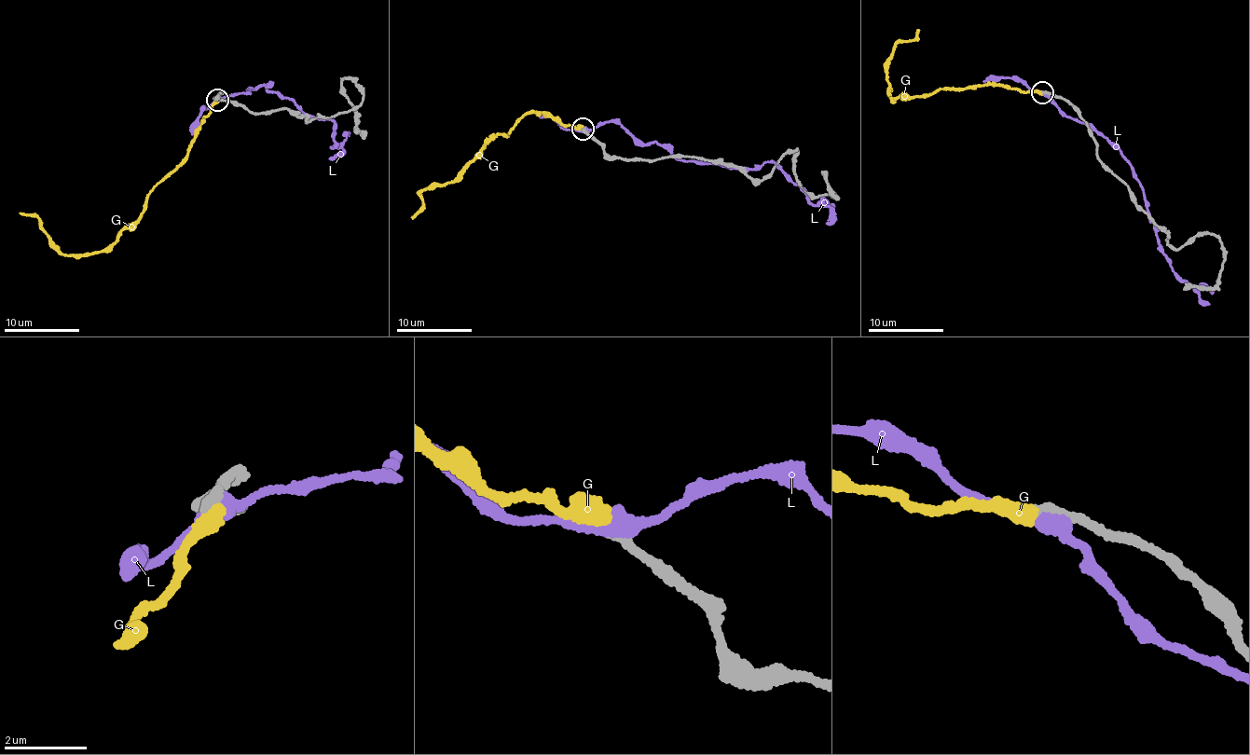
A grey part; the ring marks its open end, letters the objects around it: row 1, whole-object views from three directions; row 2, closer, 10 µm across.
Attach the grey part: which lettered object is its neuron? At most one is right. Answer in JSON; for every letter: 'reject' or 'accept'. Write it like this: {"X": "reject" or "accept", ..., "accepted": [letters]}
{"G": "accept", "L": "reject", "accepted": ["G"]}

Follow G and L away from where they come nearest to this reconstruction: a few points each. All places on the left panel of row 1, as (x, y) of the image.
G: (217, 100), (179, 166), (147, 196), (137, 221), (107, 247), (64, 255), (36, 215), (19, 212)
L: (218, 98), (263, 85), (286, 98), (304, 112), (334, 123), (331, 146), (342, 149), (340, 154), (330, 158)

